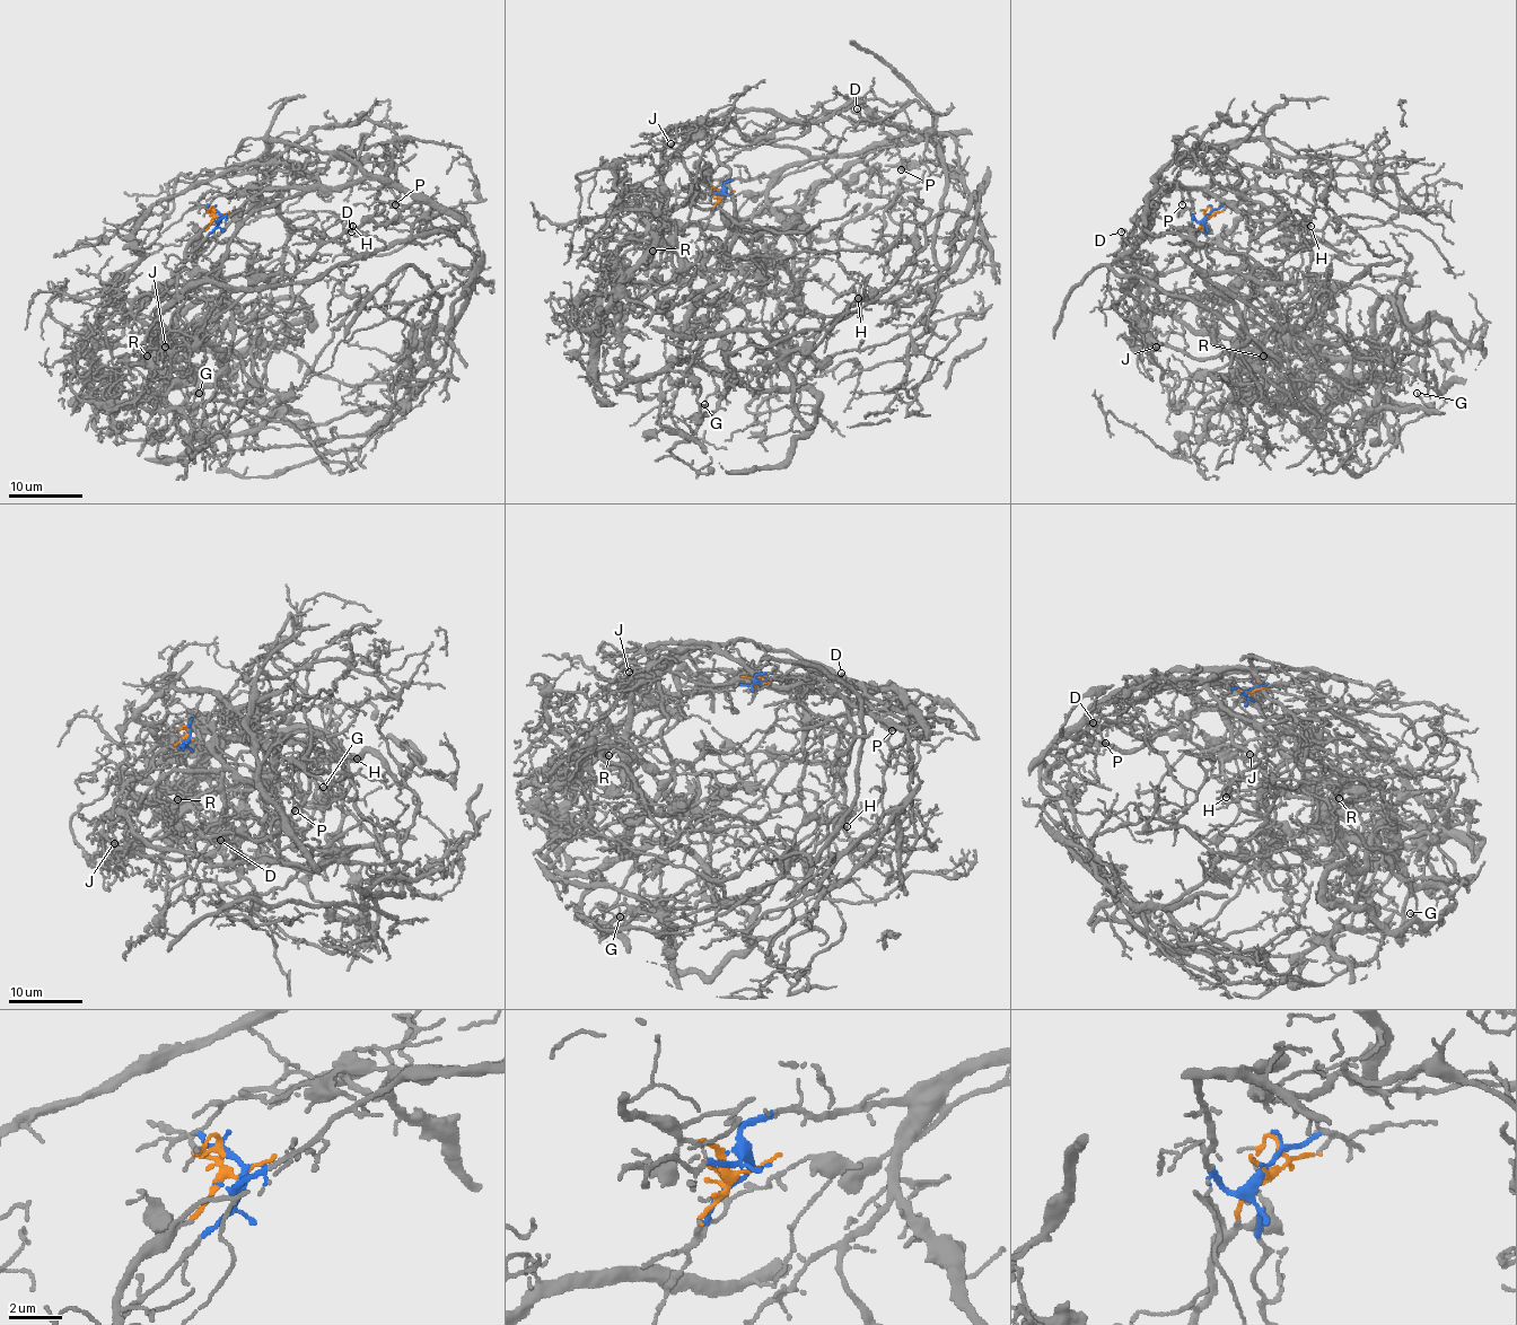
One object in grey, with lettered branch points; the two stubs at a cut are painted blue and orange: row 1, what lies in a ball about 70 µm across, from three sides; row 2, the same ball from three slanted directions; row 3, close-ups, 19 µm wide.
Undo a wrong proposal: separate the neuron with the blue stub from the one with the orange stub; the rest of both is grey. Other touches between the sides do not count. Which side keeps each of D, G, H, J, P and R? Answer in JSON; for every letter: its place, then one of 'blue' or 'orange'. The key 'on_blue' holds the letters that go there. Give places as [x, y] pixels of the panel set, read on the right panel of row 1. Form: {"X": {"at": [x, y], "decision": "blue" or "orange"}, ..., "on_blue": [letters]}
{"D": {"at": [1121, 231], "decision": "blue"}, "G": {"at": [1417, 393], "decision": "orange"}, "H": {"at": [1311, 226], "decision": "blue"}, "J": {"at": [1156, 347], "decision": "orange"}, "P": {"at": [1182, 204], "decision": "blue"}, "R": {"at": [1263, 356], "decision": "orange"}, "on_blue": ["D", "H", "P"]}

